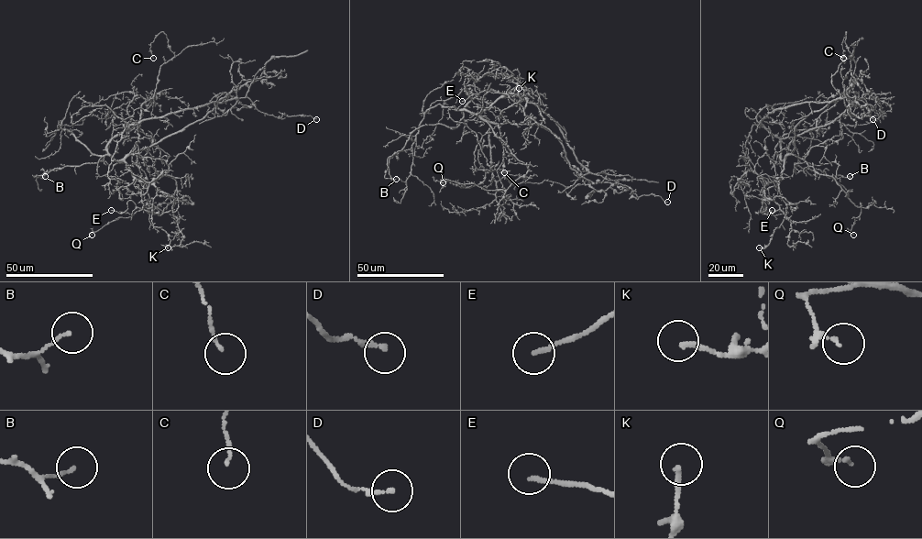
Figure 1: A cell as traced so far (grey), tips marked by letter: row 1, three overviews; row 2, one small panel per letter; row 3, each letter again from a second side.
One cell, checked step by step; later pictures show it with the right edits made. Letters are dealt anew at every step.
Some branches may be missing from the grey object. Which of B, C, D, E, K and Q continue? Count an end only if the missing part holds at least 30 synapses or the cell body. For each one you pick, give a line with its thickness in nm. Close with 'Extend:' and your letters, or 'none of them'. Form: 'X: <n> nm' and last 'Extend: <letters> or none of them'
Extend: none of them

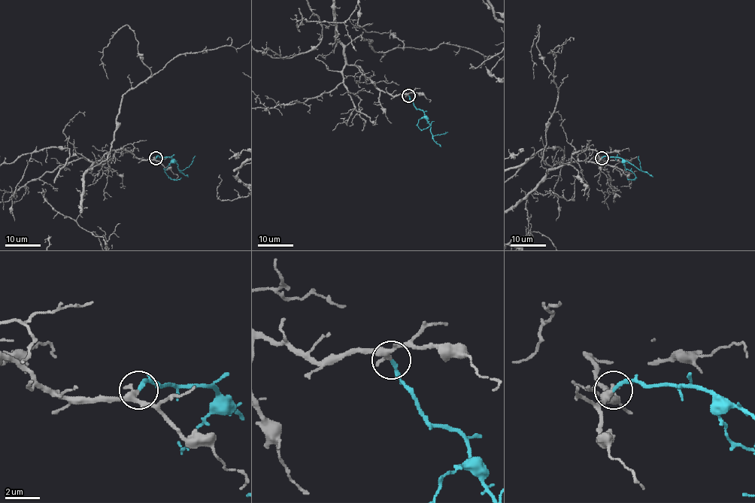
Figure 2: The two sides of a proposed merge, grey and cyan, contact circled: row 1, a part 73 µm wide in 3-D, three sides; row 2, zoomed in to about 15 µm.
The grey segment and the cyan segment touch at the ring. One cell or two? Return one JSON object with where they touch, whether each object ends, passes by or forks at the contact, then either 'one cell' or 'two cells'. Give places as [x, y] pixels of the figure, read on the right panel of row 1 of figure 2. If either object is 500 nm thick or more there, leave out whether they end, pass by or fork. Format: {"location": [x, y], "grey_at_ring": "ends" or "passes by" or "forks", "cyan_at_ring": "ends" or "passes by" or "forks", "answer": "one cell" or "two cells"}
{"location": [601, 158], "grey_at_ring": "passes by", "cyan_at_ring": "ends", "answer": "one cell"}

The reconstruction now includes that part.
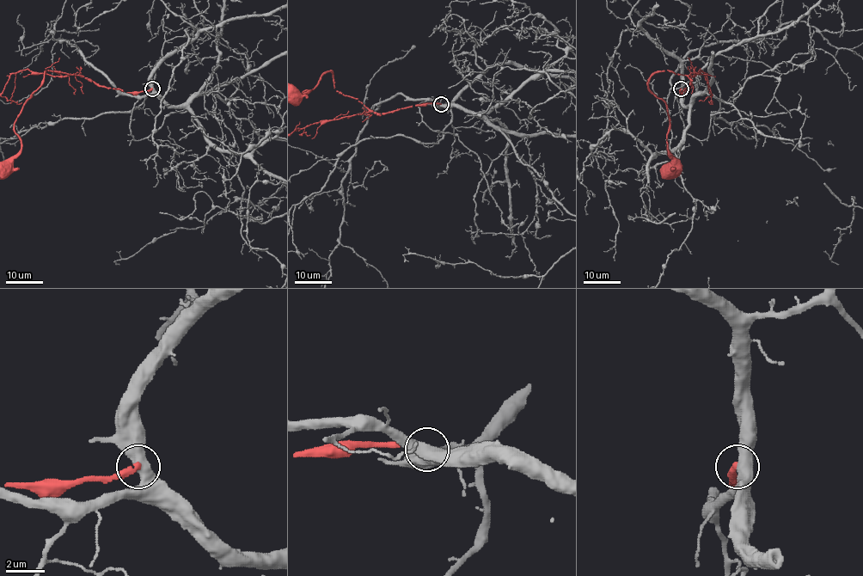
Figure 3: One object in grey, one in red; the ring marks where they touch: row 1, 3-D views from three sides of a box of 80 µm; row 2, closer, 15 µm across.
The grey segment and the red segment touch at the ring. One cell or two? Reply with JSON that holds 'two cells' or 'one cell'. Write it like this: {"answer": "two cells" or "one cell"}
{"answer": "two cells"}

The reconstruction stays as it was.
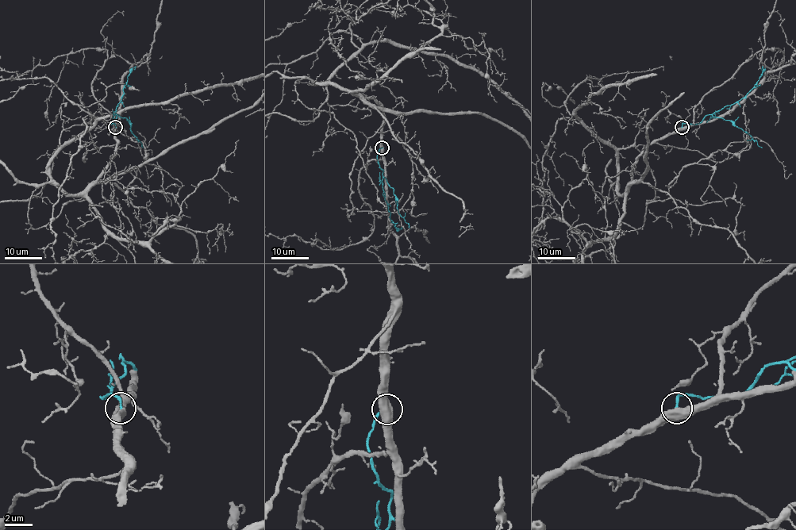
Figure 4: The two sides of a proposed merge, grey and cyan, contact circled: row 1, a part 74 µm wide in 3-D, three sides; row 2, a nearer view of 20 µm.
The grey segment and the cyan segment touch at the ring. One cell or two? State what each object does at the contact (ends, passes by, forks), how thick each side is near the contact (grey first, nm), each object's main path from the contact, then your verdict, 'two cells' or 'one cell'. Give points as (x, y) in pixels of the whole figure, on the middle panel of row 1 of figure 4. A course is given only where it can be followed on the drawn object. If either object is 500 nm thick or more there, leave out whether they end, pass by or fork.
600 nm thick on the grey side, 200 nm on the other; grey runs (382, 147), (373, 99), (317, 83), (382, 41), (456, 59), (521, 109); cyan runs (382, 147), (377, 159), (383, 170), (382, 190), (390, 219), (395, 227), (401, 227); two cells

